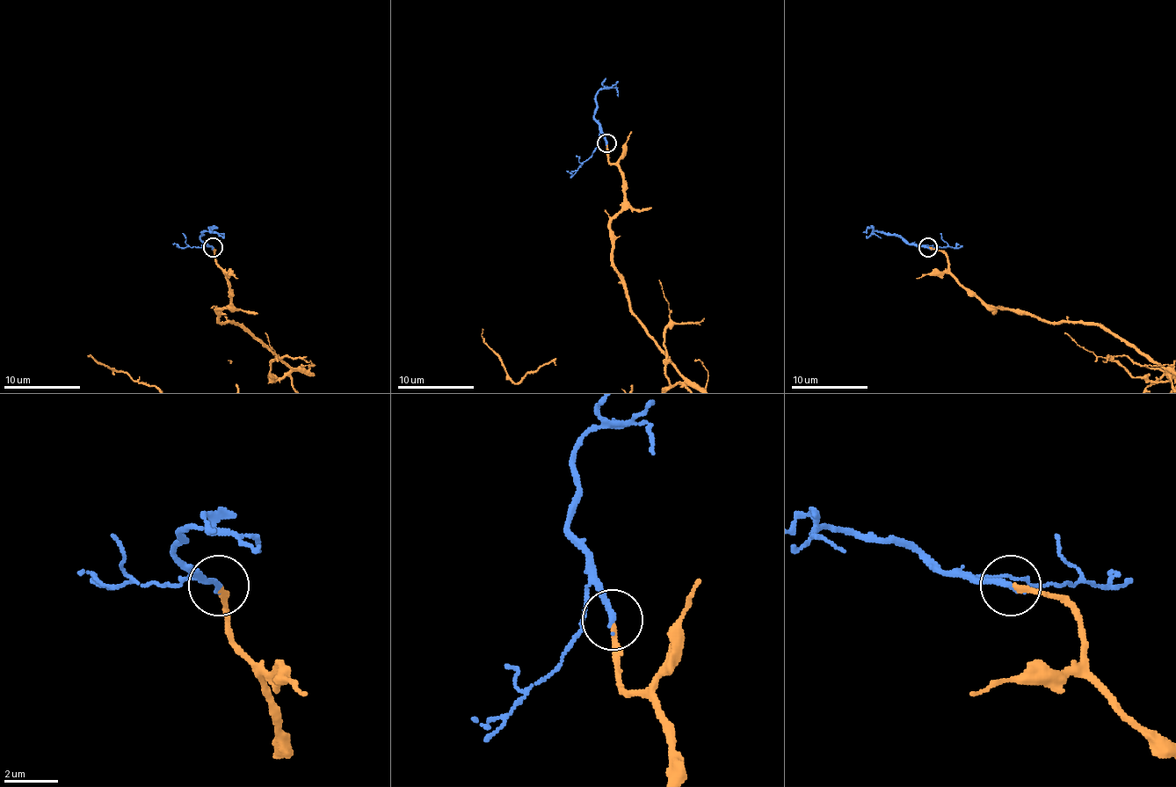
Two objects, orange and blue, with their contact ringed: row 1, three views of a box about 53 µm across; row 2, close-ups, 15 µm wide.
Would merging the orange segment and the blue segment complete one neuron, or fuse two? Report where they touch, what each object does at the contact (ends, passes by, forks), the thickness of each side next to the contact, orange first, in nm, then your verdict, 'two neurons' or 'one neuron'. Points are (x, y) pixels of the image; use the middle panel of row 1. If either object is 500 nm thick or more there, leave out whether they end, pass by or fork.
at (606, 143); orange ends there; blue ends there; 180 nm thick on the orange side, 200 nm on the other; one neuron

